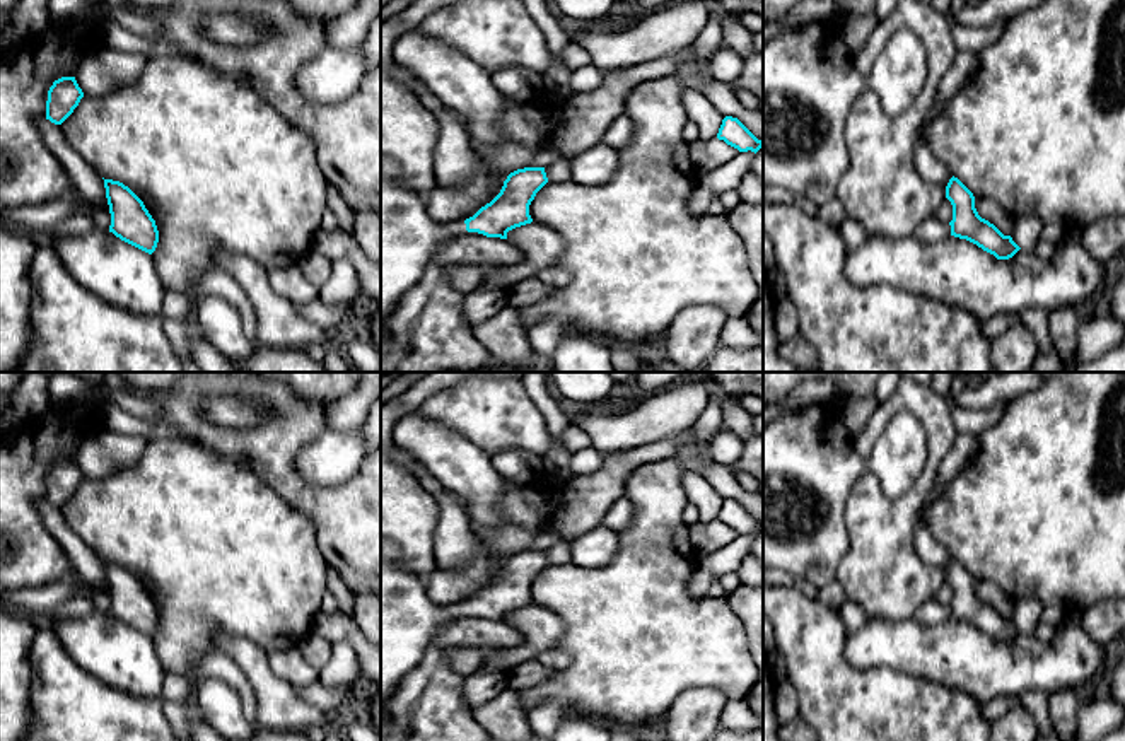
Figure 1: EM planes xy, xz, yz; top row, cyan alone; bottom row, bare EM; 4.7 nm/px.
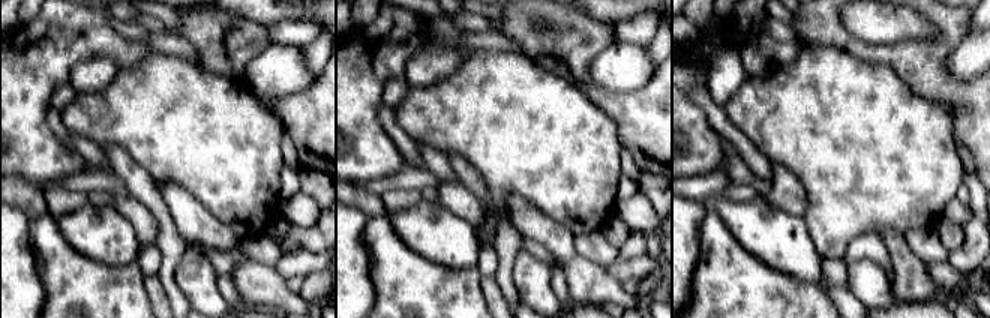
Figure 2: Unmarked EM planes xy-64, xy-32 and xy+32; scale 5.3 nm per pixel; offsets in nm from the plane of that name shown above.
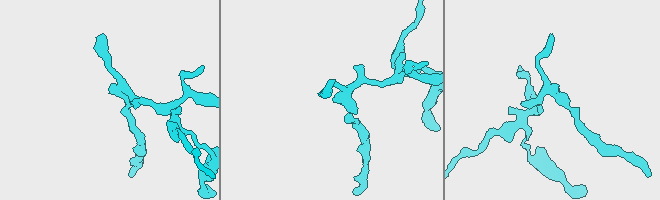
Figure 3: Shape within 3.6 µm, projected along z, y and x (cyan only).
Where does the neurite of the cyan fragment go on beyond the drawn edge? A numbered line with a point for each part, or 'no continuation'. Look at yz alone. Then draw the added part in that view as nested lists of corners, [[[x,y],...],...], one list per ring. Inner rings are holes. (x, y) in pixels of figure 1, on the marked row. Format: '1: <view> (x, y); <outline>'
no continuation

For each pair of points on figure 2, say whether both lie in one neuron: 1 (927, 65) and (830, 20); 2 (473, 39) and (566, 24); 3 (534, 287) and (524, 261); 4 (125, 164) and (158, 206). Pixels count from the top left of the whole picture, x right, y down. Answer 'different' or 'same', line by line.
1: same
2: different
3: same
4: same

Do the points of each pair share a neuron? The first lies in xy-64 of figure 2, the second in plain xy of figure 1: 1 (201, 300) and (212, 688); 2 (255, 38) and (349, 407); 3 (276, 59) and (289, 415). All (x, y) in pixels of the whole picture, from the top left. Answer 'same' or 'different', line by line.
1: same
2: different
3: different

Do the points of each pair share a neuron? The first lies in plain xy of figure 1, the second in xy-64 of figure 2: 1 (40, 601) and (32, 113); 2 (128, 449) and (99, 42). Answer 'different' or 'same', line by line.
1: different
2: different

